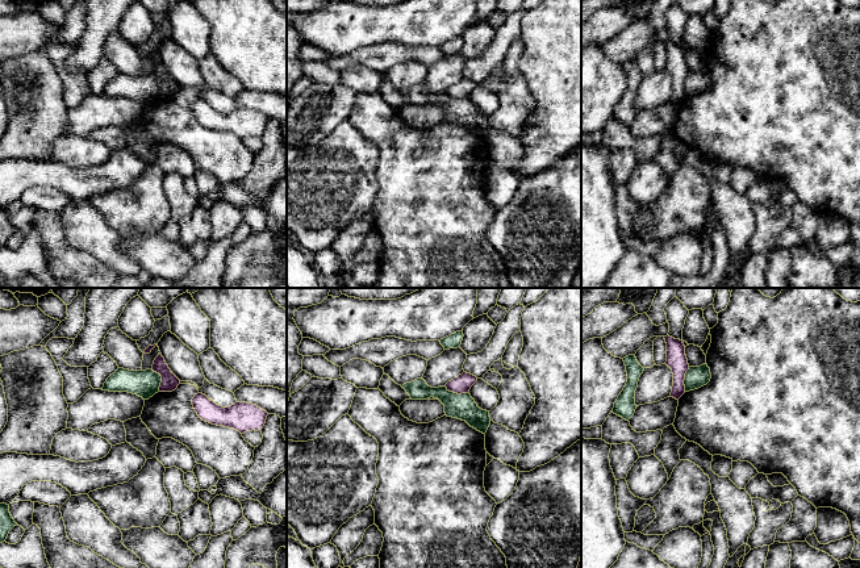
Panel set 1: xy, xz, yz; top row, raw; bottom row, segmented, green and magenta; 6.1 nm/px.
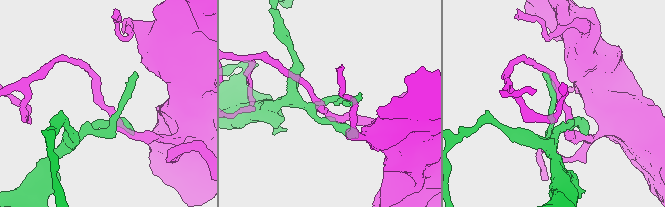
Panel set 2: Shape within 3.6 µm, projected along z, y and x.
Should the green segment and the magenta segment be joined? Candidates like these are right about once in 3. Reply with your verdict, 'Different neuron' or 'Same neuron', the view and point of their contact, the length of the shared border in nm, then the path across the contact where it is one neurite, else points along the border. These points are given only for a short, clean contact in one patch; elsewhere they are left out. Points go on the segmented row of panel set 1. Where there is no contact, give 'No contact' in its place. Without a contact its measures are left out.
Different neuron. Touches green at xy (161, 379). Shared border 150 nm. Boundary: xy (151, 368), (161, 376), (159, 391)

